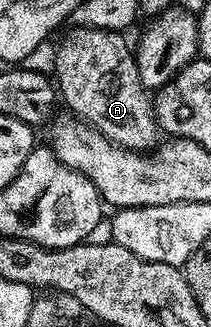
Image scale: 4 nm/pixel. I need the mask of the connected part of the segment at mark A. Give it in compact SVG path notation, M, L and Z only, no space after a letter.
M74 28L73 34L62 43L57 49L57 54L53 57L53 69L51 68L52 76L55 78L55 84L59 90L60 100L63 105L69 108L68 112L72 116L82 120L85 124L90 125L92 129L97 129L108 141L115 145L120 145L123 149L132 151L153 151L158 148L159 140L157 141L157 133L159 134L159 126L157 124L157 114L153 111L153 101L150 94L147 92L145 85L139 79L139 67L137 66L137 58L134 50L125 42L126 34L116 29L79 29Z

